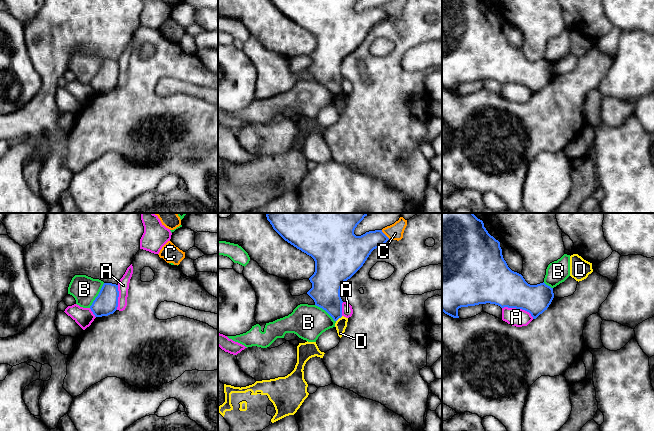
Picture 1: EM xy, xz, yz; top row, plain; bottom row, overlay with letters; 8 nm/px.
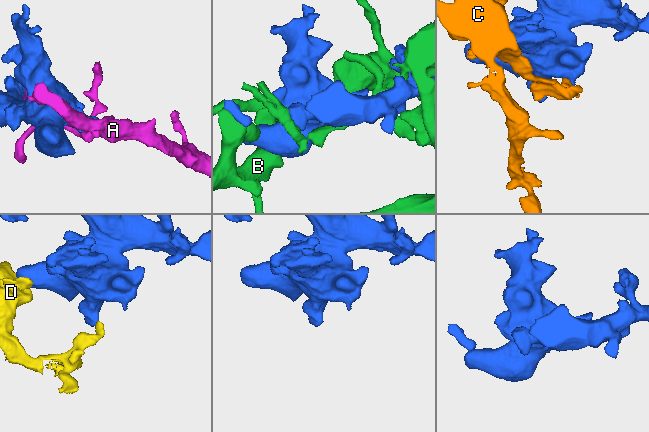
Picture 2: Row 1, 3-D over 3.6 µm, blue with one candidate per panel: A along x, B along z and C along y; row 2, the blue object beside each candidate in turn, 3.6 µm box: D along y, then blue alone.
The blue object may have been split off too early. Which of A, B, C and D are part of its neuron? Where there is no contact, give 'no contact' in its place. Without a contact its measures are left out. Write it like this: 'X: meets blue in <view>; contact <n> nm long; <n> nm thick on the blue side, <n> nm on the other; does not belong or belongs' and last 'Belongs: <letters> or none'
A: meets blue in yz; contact 280 nm long; 320 nm thick on the blue side, 140 nm on the other; does not belong
B: meets blue in xy; contact 240 nm long; 190 nm thick on the blue side, 220 nm on the other; does not belong
C: meets blue in xz; contact 100 nm long; 220 nm thick on the blue side, 130 nm on the other; does not belong
D: meets blue in xz; contact 70 nm long; 240 nm thick on the blue side, 90 nm on the other; does not belong
Belongs: none

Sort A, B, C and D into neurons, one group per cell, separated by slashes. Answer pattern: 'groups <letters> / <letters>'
groups A / B / C D

